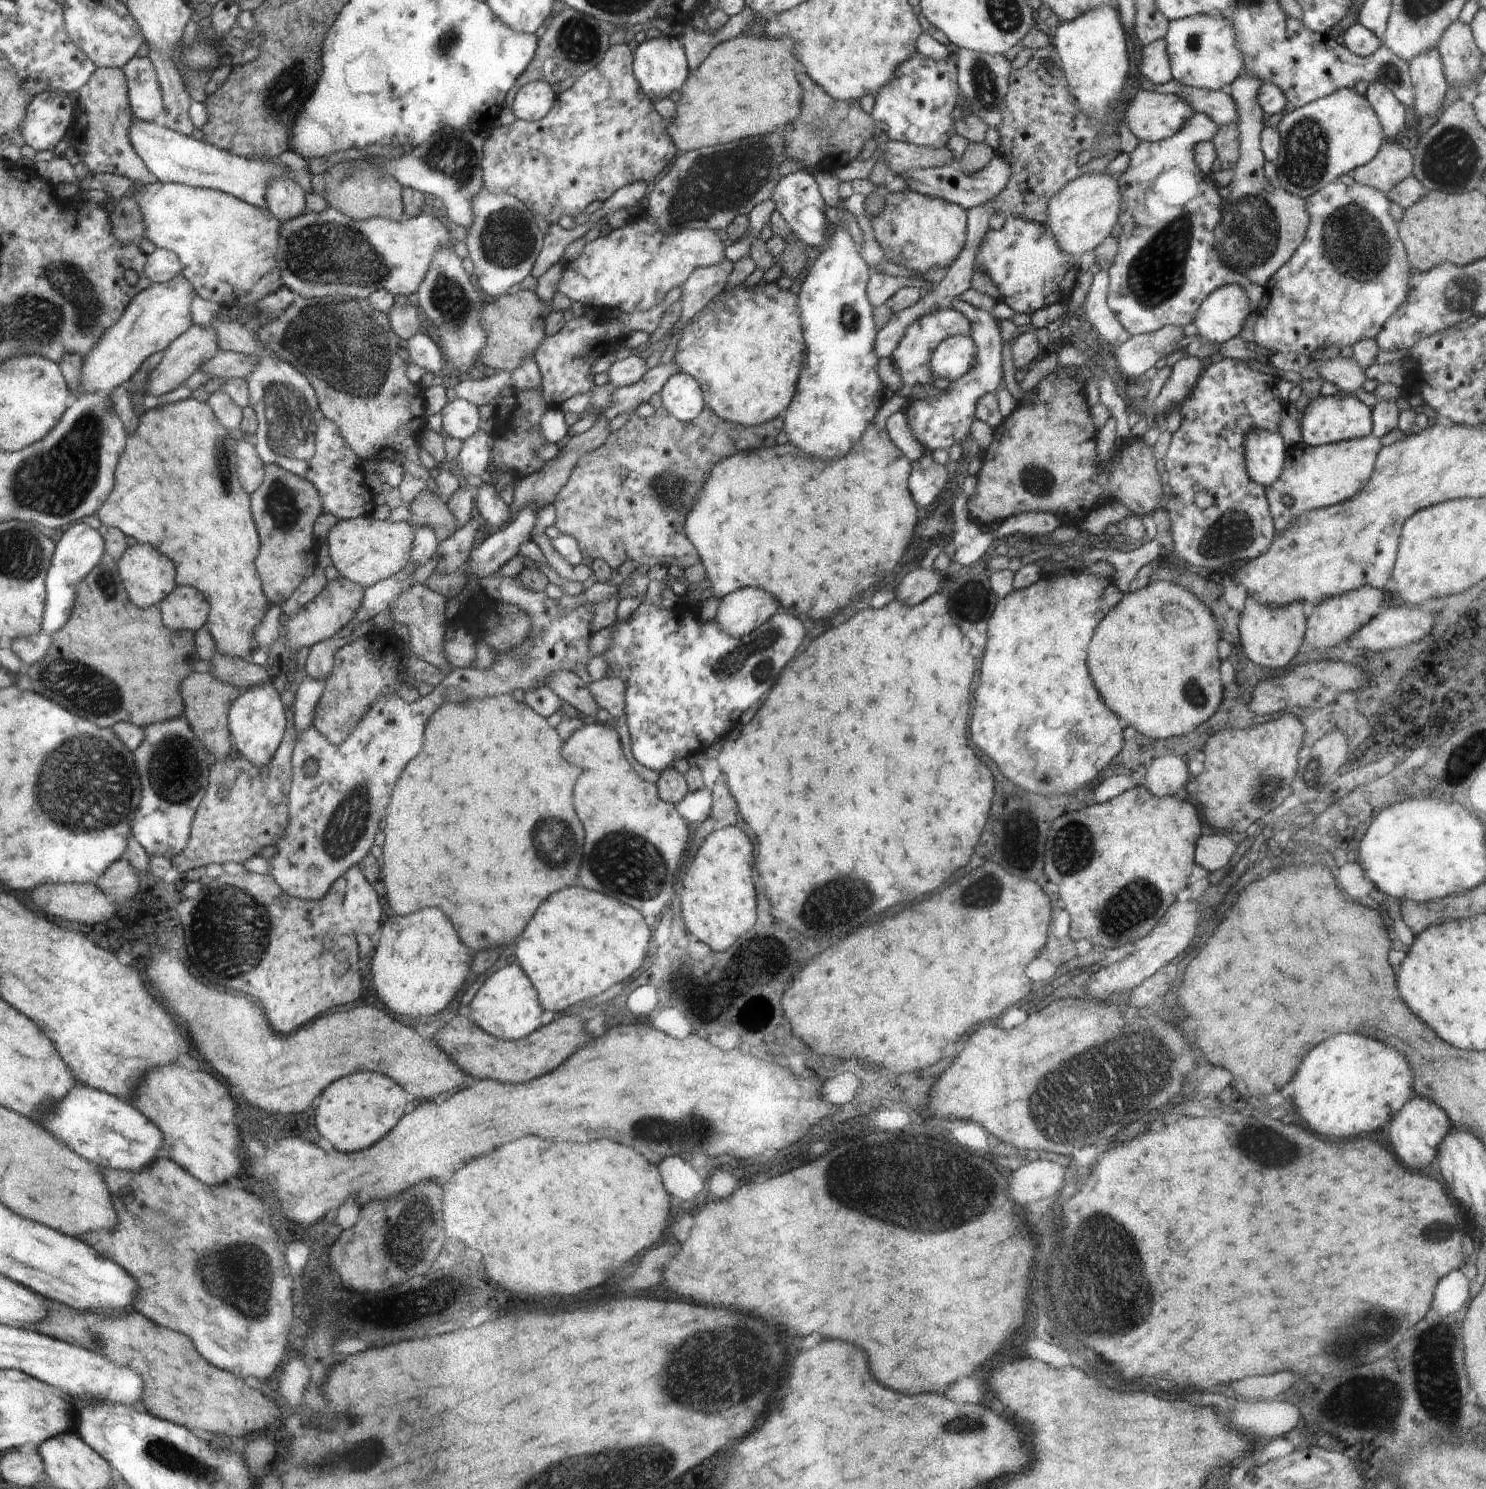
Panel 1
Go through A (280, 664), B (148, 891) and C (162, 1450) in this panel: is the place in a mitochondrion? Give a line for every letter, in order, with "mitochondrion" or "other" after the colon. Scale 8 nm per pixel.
A: other
B: other
C: mitochondrion

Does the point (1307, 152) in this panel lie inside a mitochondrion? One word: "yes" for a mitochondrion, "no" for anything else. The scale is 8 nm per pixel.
yes

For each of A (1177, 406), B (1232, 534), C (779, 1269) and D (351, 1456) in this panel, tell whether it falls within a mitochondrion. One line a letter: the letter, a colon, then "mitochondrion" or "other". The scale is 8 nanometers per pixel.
A: other
B: mitochondrion
C: other
D: mitochondrion

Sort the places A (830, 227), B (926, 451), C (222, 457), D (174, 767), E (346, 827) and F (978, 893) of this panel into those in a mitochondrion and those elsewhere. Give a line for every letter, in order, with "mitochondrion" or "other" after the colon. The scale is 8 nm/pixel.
A: other
B: other
C: mitochondrion
D: mitochondrion
E: mitochondrion
F: mitochondrion

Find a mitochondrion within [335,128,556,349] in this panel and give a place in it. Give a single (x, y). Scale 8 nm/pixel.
(508, 239)

